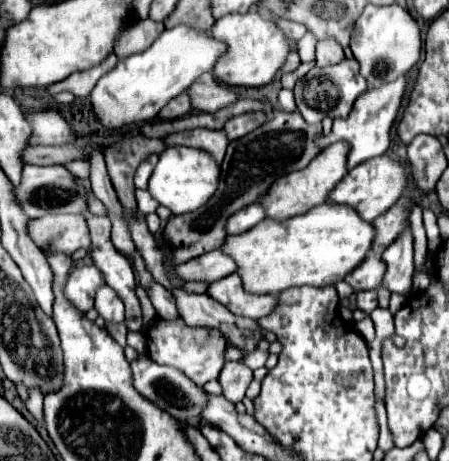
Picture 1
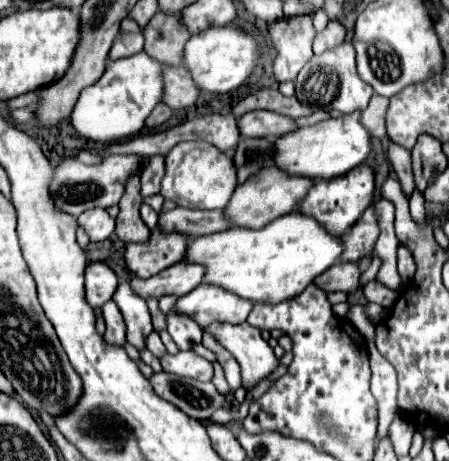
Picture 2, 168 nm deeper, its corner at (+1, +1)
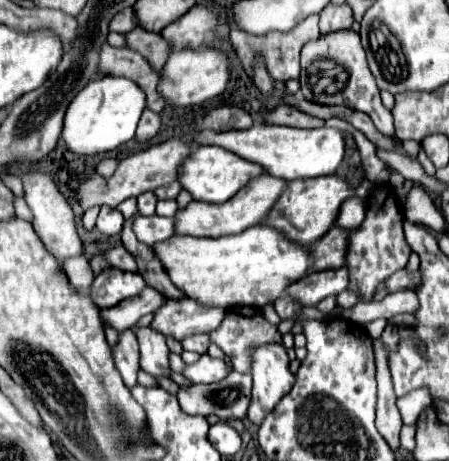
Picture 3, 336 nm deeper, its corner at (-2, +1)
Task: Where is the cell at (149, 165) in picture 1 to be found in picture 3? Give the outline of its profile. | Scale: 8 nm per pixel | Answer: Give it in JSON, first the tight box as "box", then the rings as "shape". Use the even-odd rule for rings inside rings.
{"box":[155,182,181,200],"shape":[[[171,182],[169,186],[163,186],[163,188],[157,188],[155,194],[159,200],[171,200],[171,198],[177,198],[177,194],[181,192],[181,186],[179,182]]]}

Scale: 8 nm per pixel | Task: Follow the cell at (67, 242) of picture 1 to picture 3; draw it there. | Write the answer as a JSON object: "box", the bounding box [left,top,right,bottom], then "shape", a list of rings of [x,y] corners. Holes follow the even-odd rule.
{"box":[97,206,125,236],"shape":[[[103,206],[101,212],[99,212],[99,218],[97,218],[97,228],[99,228],[99,232],[103,232],[107,236],[113,236],[113,234],[121,232],[123,222],[125,222],[125,218],[117,208]]]}

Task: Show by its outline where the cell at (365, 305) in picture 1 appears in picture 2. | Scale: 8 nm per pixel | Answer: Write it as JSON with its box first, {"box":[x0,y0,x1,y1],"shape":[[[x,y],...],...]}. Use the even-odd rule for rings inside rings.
{"box":[362,280,398,310],"shape":[[[376,280],[368,282],[368,284],[362,288],[362,292],[364,292],[364,296],[366,296],[368,302],[380,304],[380,306],[386,308],[386,310],[390,310],[390,308],[394,306],[396,298],[398,298],[398,292],[396,292],[396,290],[388,290],[386,286],[382,286],[382,284],[376,282]]]}

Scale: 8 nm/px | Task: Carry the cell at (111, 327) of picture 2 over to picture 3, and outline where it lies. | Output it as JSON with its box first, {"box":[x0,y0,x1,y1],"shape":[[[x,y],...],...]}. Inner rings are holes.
{"box":[113,330,139,388],"shape":[[[123,330],[119,334],[119,342],[113,348],[113,360],[117,370],[123,376],[123,382],[131,388],[137,384],[137,372],[139,372],[139,344],[131,330]]]}

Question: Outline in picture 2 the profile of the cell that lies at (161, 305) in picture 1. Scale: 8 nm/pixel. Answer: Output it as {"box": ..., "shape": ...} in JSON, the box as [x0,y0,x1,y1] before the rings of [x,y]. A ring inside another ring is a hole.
{"box":[166,308,202,350],"shape":[[[174,308],[166,314],[166,330],[180,350],[190,350],[194,344],[202,342],[202,328]]]}

